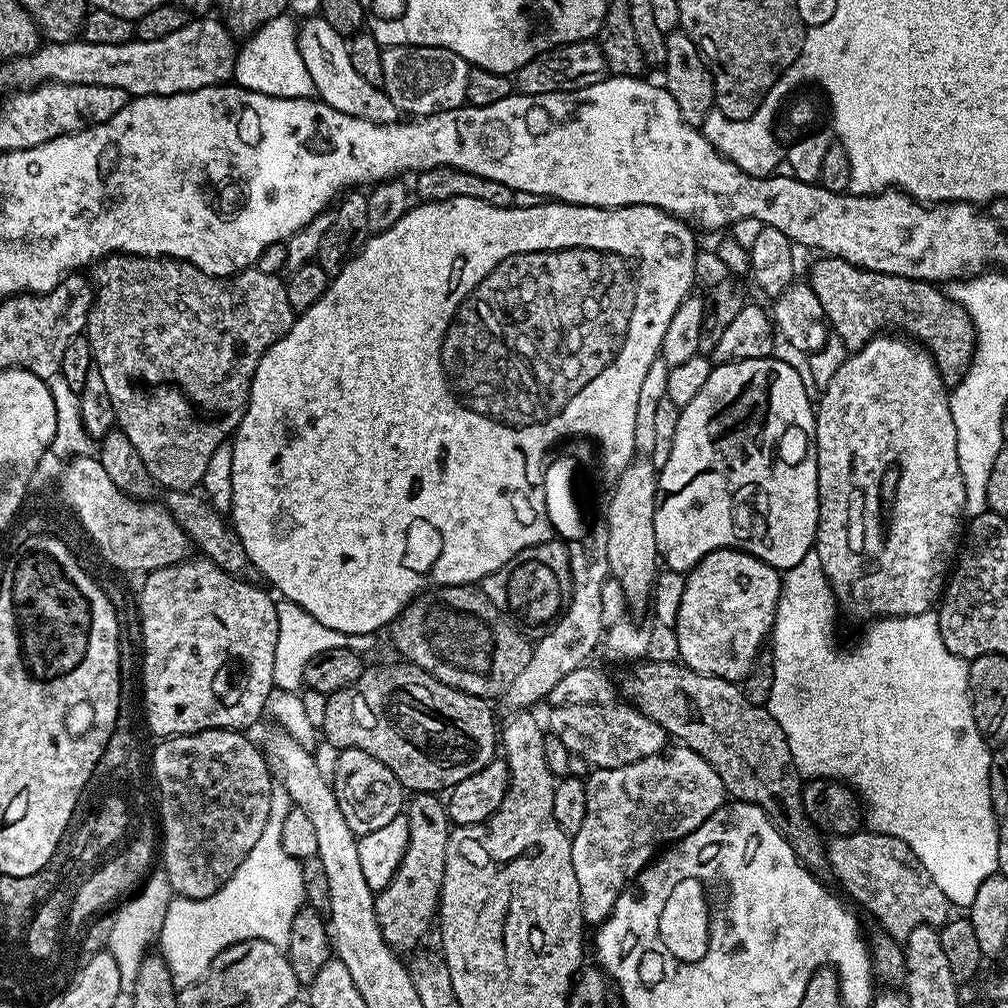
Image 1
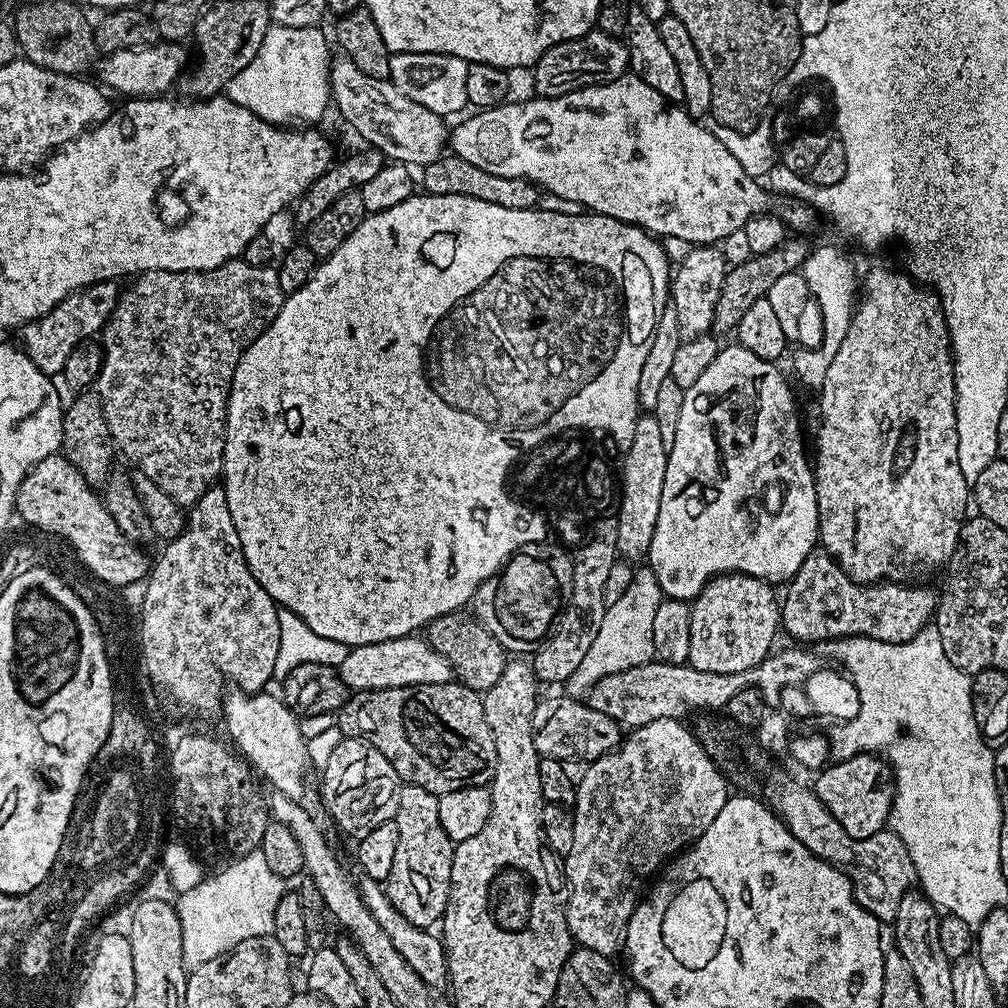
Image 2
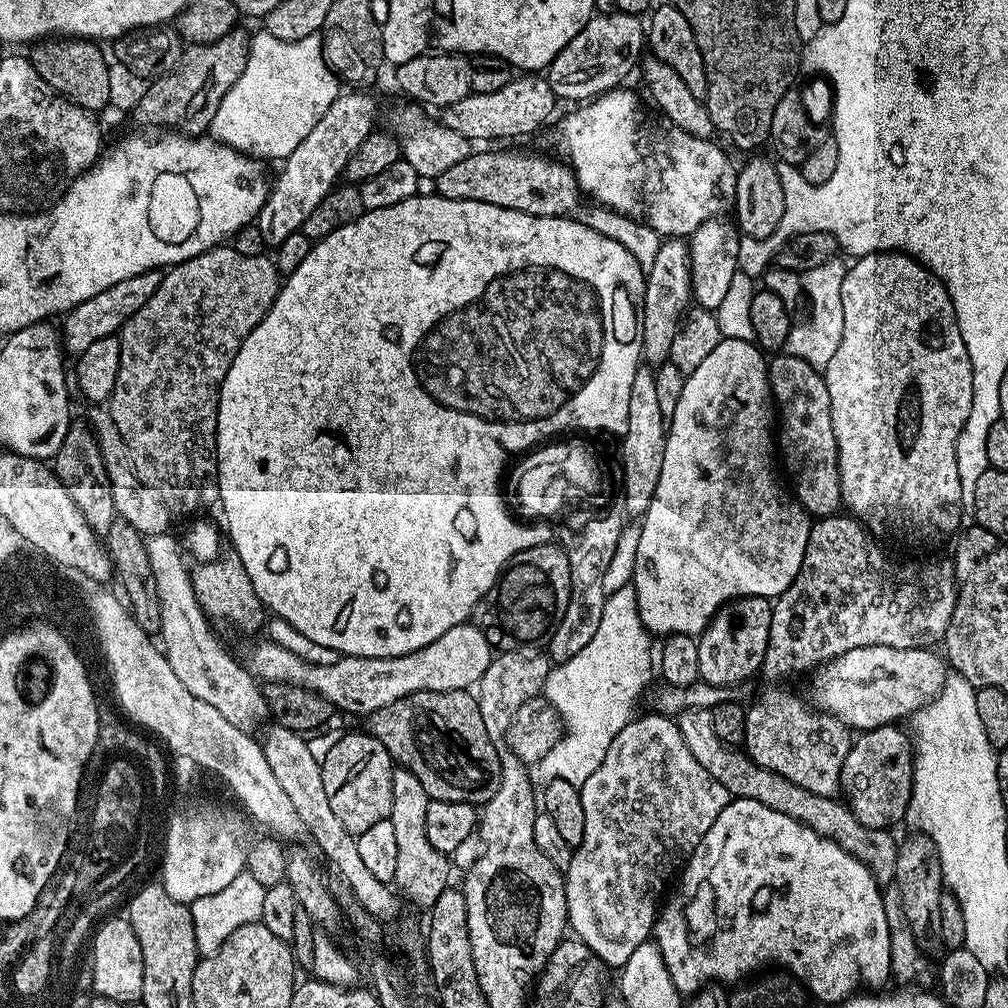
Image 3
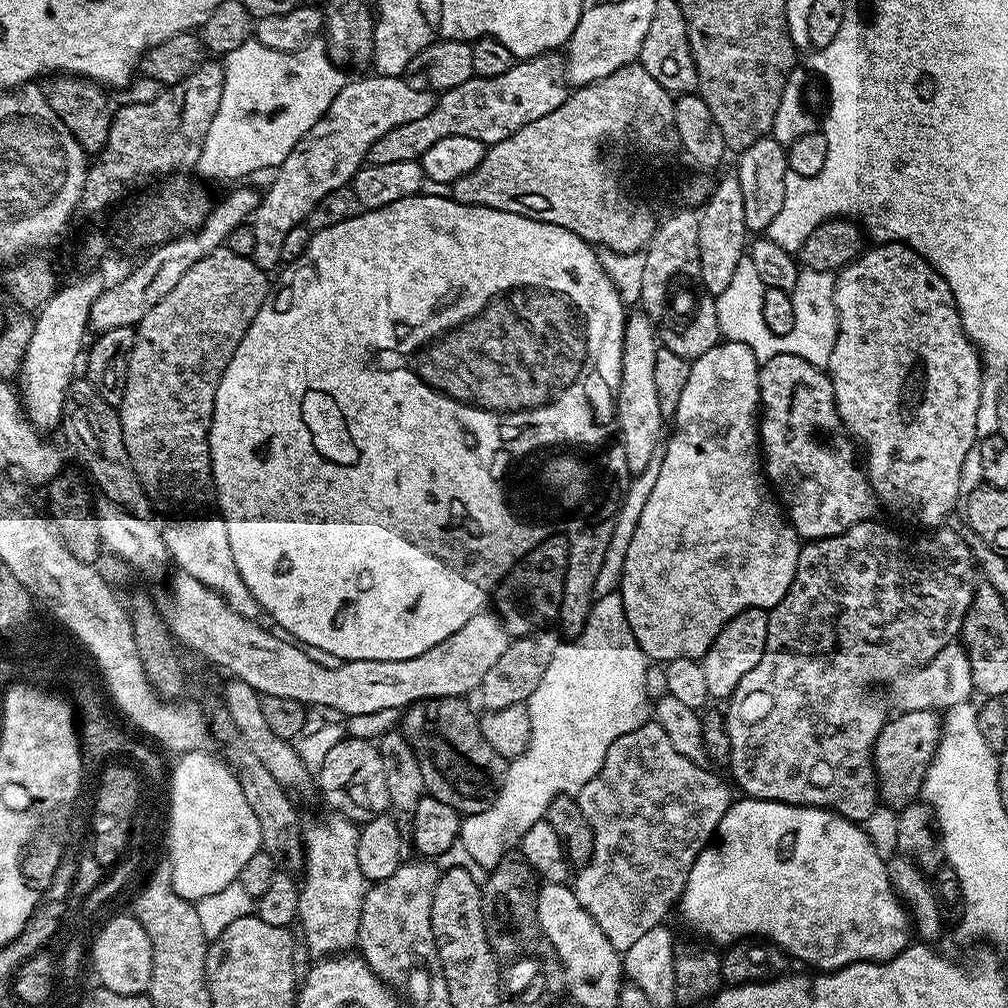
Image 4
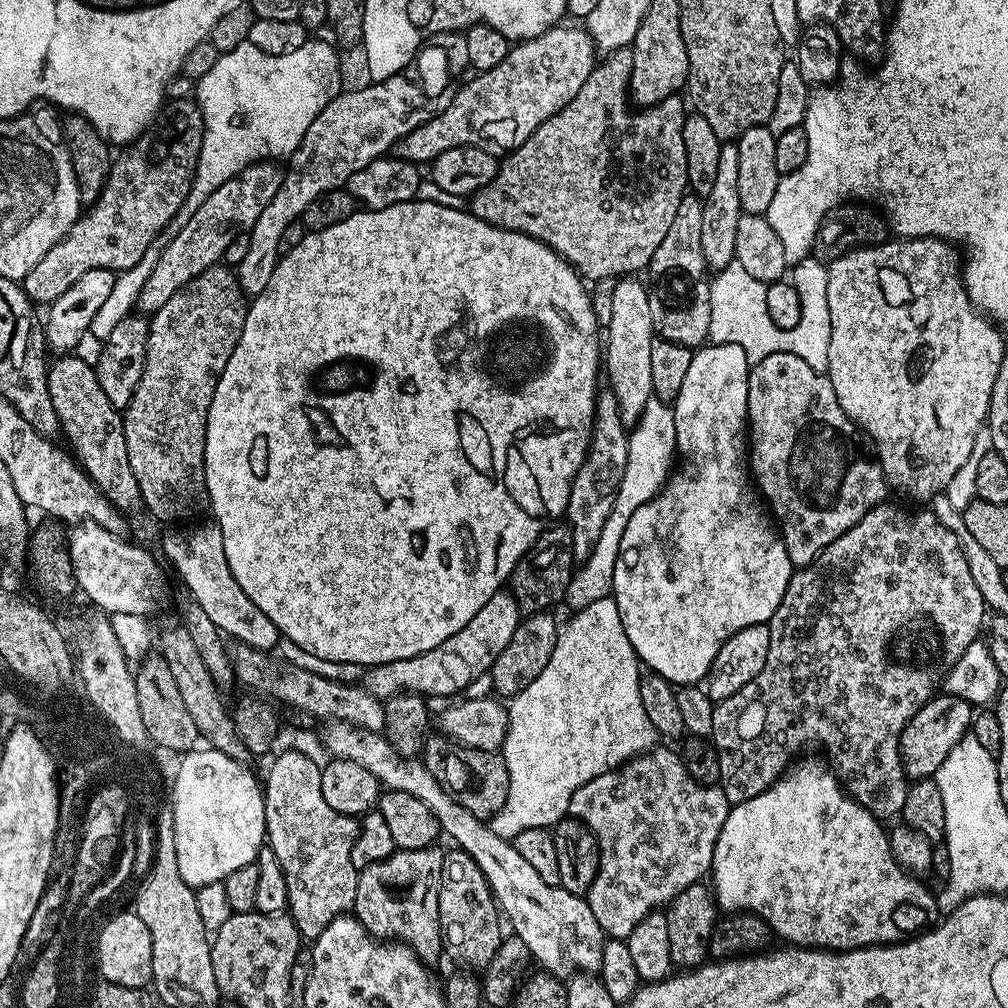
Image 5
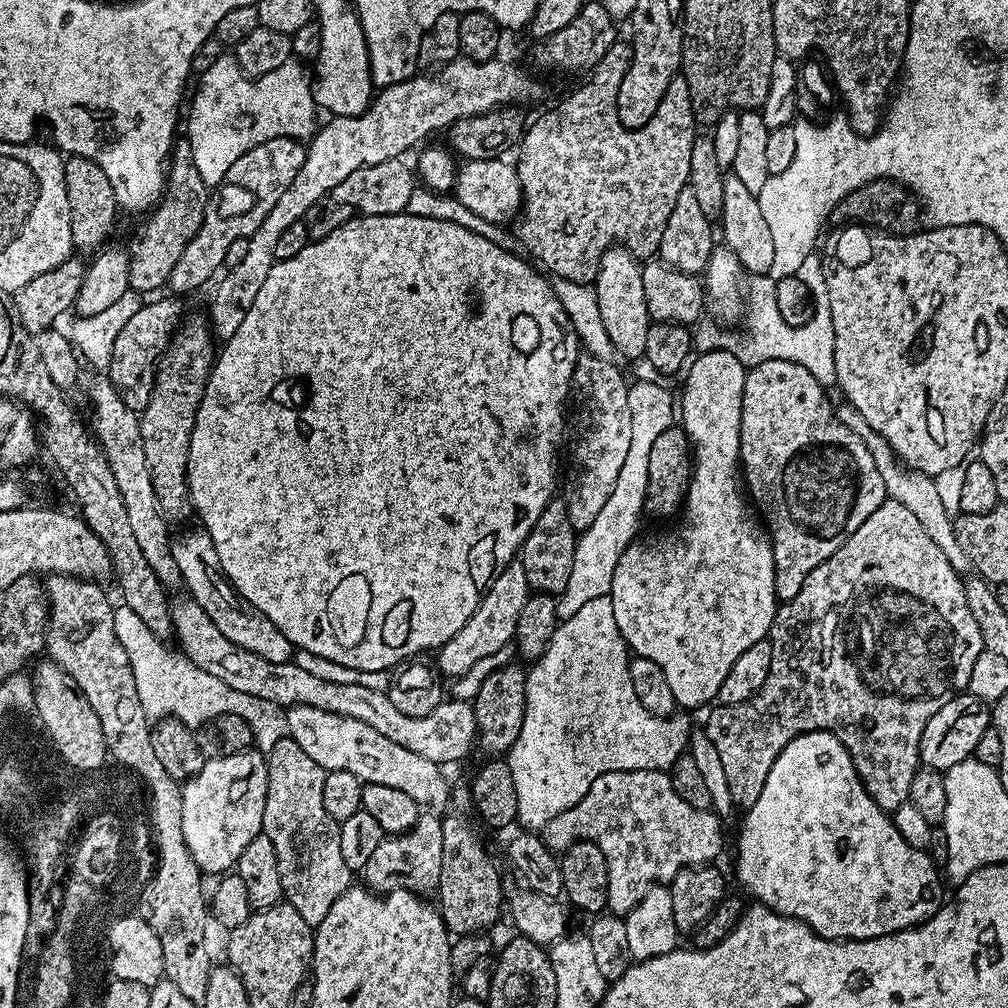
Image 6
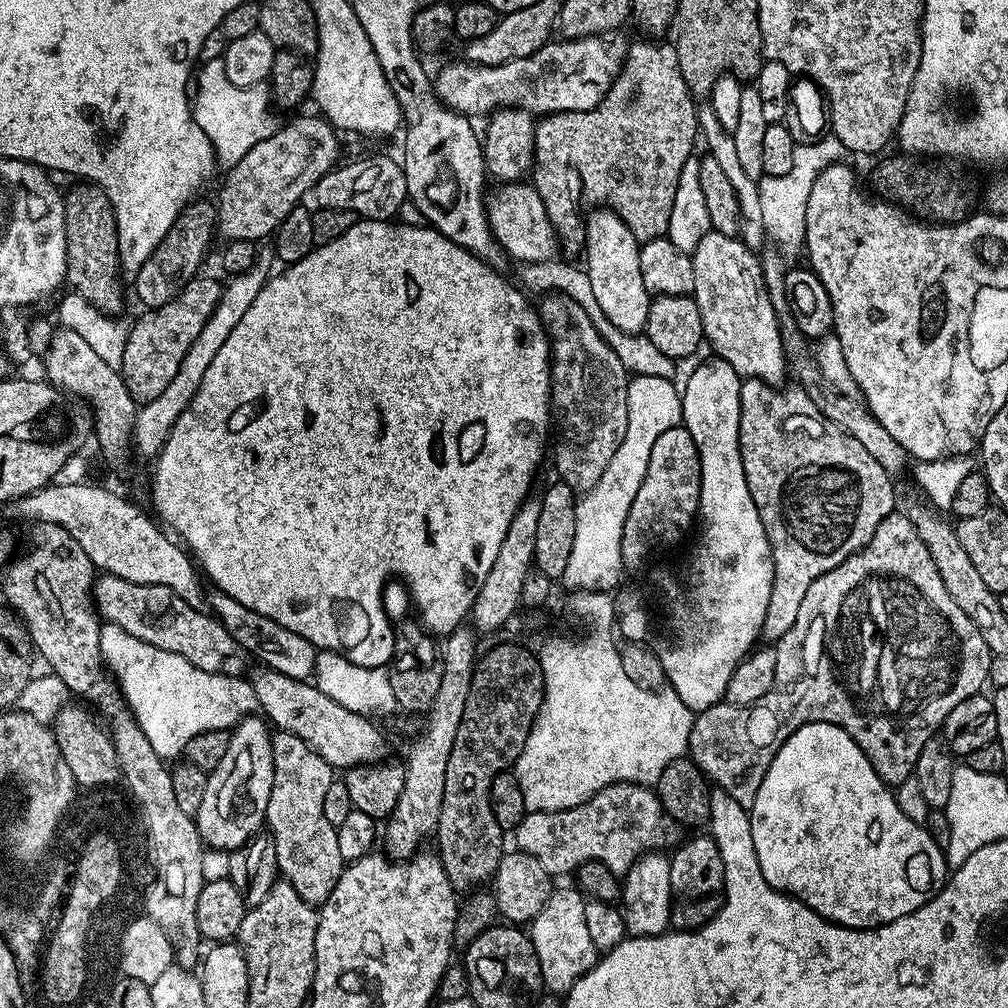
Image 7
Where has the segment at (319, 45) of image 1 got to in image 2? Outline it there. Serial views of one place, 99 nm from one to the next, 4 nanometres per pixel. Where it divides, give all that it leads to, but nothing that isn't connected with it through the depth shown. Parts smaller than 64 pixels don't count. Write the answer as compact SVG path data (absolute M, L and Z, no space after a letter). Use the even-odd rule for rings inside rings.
M337 55L330 64L328 82L332 85L331 103L340 116L361 136L365 145L383 152L389 161L409 166L423 166L445 155L450 144L450 128L445 117L418 106L406 98L389 79L370 78L354 66L350 57Z

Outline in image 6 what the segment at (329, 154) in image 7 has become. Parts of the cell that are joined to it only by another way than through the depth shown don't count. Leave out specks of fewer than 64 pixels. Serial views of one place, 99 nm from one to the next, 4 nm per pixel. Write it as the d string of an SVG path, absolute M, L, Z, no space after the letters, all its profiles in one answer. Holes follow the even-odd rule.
M289 136L270 138L262 142L262 146L254 146L254 150L246 150L246 154L226 170L223 184L211 189L202 226L198 234L190 238L186 250L182 250L182 258L178 258L167 287L176 291L173 293L184 294L180 292L192 292L212 275L215 277L224 268L226 250L230 250L230 245L238 242L238 238L252 236L254 230L262 226L266 214L274 210L278 198L282 198L290 182L294 182L298 170L302 170L307 154L307 147Z

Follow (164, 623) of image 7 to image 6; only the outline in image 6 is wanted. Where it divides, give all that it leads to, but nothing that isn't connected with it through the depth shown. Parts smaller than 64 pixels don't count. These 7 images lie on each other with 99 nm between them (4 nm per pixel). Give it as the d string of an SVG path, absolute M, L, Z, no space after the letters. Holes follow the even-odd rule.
M184 594L176 599L171 601L170 607L174 640L180 643L179 651L184 659L198 666L198 670L214 674L218 682L226 682L230 690L242 690L242 694L262 698L277 706L301 704L314 706L318 710L330 710L330 714L346 718L358 718L358 722L366 722L366 726L390 738L390 742L398 742L398 746L406 746L406 750L414 750L414 754L422 754L422 758L430 758L430 762L441 766L447 766L451 760L462 759L477 743L476 715L468 700L448 698L425 717L410 717L394 708L387 691L350 682L328 682L302 670L301 666L293 662L270 662L250 650L236 646L210 622L202 606L192 600L190 595Z

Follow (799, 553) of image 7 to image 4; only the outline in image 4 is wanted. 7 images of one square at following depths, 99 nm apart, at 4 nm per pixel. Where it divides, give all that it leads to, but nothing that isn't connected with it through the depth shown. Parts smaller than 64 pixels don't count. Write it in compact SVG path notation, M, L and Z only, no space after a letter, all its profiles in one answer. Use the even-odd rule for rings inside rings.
M778 354L760 365L760 409L758 412L758 435L762 449L764 475L778 497L792 529L801 541L821 540L834 534L842 534L863 520L877 515L878 501L872 491L868 473L856 461L858 448L848 429L840 421L834 398L832 379L823 367L814 365L806 358L794 354Z

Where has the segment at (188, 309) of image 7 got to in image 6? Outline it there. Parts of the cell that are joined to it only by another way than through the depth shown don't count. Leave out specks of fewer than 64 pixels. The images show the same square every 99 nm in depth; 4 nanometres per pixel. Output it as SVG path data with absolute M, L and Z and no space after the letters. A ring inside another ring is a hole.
M172 299L176 300L152 300L149 304L148 301L141 303L140 309L130 317L130 322L122 326L118 339L114 341L114 354L110 354L106 375L118 390L122 402L126 402L126 406L130 406L130 410L137 414L144 411L146 402L150 402L160 358L171 344L185 315L184 304L180 301L183 299Z

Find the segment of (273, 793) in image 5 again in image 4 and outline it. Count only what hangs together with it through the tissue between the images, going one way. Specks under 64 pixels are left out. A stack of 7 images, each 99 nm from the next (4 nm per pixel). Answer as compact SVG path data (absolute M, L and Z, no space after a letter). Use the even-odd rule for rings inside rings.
M332 814L329 817L321 824L305 827L302 832L304 867L299 881L298 928L304 931L303 943L316 958L344 954L357 947L360 911L366 891L356 853L360 828L345 816Z

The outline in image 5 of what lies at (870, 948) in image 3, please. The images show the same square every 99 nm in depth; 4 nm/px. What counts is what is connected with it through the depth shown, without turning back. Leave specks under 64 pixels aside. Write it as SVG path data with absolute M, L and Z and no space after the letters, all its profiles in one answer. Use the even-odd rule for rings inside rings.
M801 759L795 766L789 767L783 777L762 794L750 798L741 804L731 805L728 817L722 826L722 834L718 834L718 842L714 846L714 858L710 873L710 887L716 893L717 905L725 913L752 912L760 916L772 927L773 933L780 936L781 941L798 948L818 948L826 952L849 952L855 948L874 948L886 944L899 944L901 940L911 940L927 932L937 923L938 900L930 889L924 885L923 879L910 876L898 866L894 854L890 850L888 832L885 825L875 820L861 804L849 796L840 787L835 772L823 759Z

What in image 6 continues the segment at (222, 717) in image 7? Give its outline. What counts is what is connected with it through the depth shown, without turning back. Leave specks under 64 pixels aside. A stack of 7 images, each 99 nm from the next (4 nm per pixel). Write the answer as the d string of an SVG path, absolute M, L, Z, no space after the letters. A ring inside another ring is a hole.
M127 606L117 607L114 611L114 630L118 634L118 642L122 642L130 658L142 710L153 721L175 718L183 724L199 726L218 714L238 714L246 718L255 747L264 754L272 752L278 742L289 739L288 718L283 707L250 694L242 694L242 690L230 690L230 686L226 686L226 682L218 682L214 674L198 670L198 666L184 659L183 655L175 651L172 653L167 648L169 645L156 637L144 625L142 618L134 614L134 610Z

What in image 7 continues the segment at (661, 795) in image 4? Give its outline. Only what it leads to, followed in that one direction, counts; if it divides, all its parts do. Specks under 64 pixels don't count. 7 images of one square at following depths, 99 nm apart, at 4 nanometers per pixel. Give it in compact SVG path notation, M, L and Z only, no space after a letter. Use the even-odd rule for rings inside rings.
M621 783L606 785L586 802L561 812L528 812L514 830L514 836L515 847L519 851L536 856L538 862L542 862L542 866L546 866L546 870L552 873L553 877L560 878L563 872L575 873L580 865L591 860L602 862L615 876L623 877L636 865L641 856L655 853L657 850L675 849L682 840L680 832L681 825L668 817L662 802L651 787Z

